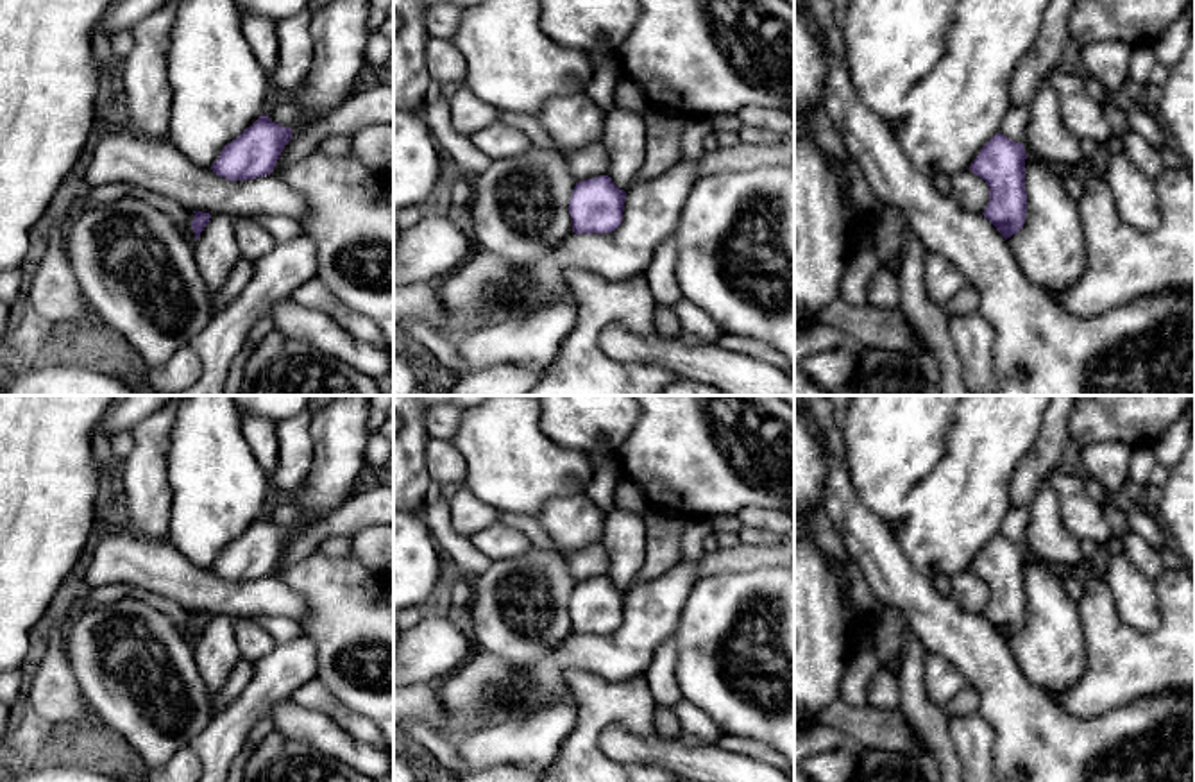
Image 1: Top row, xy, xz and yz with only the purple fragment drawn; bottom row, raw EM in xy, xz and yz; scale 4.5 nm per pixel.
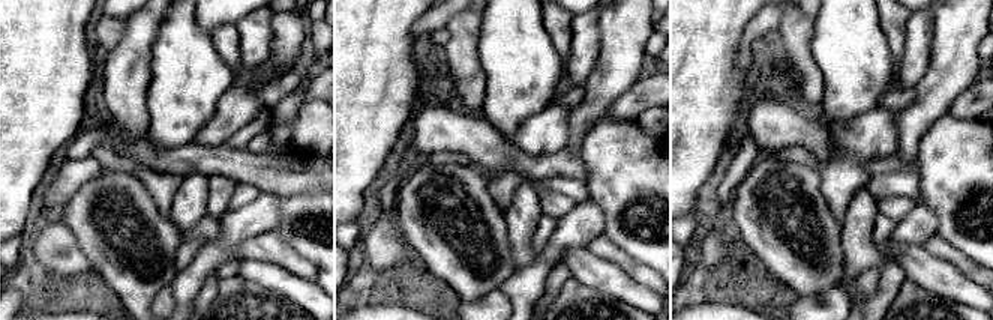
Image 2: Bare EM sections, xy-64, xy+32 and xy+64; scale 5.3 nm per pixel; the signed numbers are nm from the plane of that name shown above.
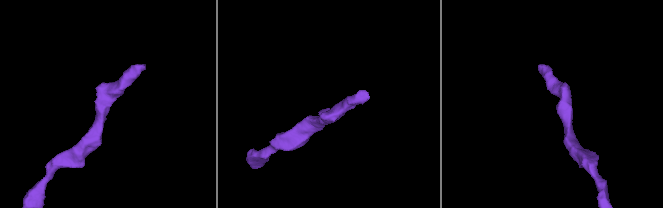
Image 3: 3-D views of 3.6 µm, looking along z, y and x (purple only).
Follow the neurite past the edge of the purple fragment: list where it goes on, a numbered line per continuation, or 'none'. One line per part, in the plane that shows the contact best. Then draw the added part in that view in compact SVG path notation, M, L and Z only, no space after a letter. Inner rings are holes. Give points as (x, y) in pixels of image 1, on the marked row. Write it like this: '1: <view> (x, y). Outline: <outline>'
none

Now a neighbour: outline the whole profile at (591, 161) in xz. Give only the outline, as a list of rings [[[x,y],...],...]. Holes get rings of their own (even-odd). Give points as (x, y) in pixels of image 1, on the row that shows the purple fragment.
[[[601,141],[567,154],[567,168],[576,183],[606,175],[608,166],[608,152]]]

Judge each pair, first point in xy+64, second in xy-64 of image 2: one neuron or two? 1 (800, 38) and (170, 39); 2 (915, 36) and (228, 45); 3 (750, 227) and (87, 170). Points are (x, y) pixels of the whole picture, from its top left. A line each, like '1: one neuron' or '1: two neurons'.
1: two neurons
2: two neurons
3: two neurons

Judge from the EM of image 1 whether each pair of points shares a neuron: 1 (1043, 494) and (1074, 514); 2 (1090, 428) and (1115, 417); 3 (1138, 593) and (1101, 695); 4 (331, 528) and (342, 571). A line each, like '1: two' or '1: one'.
1: two
2: one
3: two
4: two

